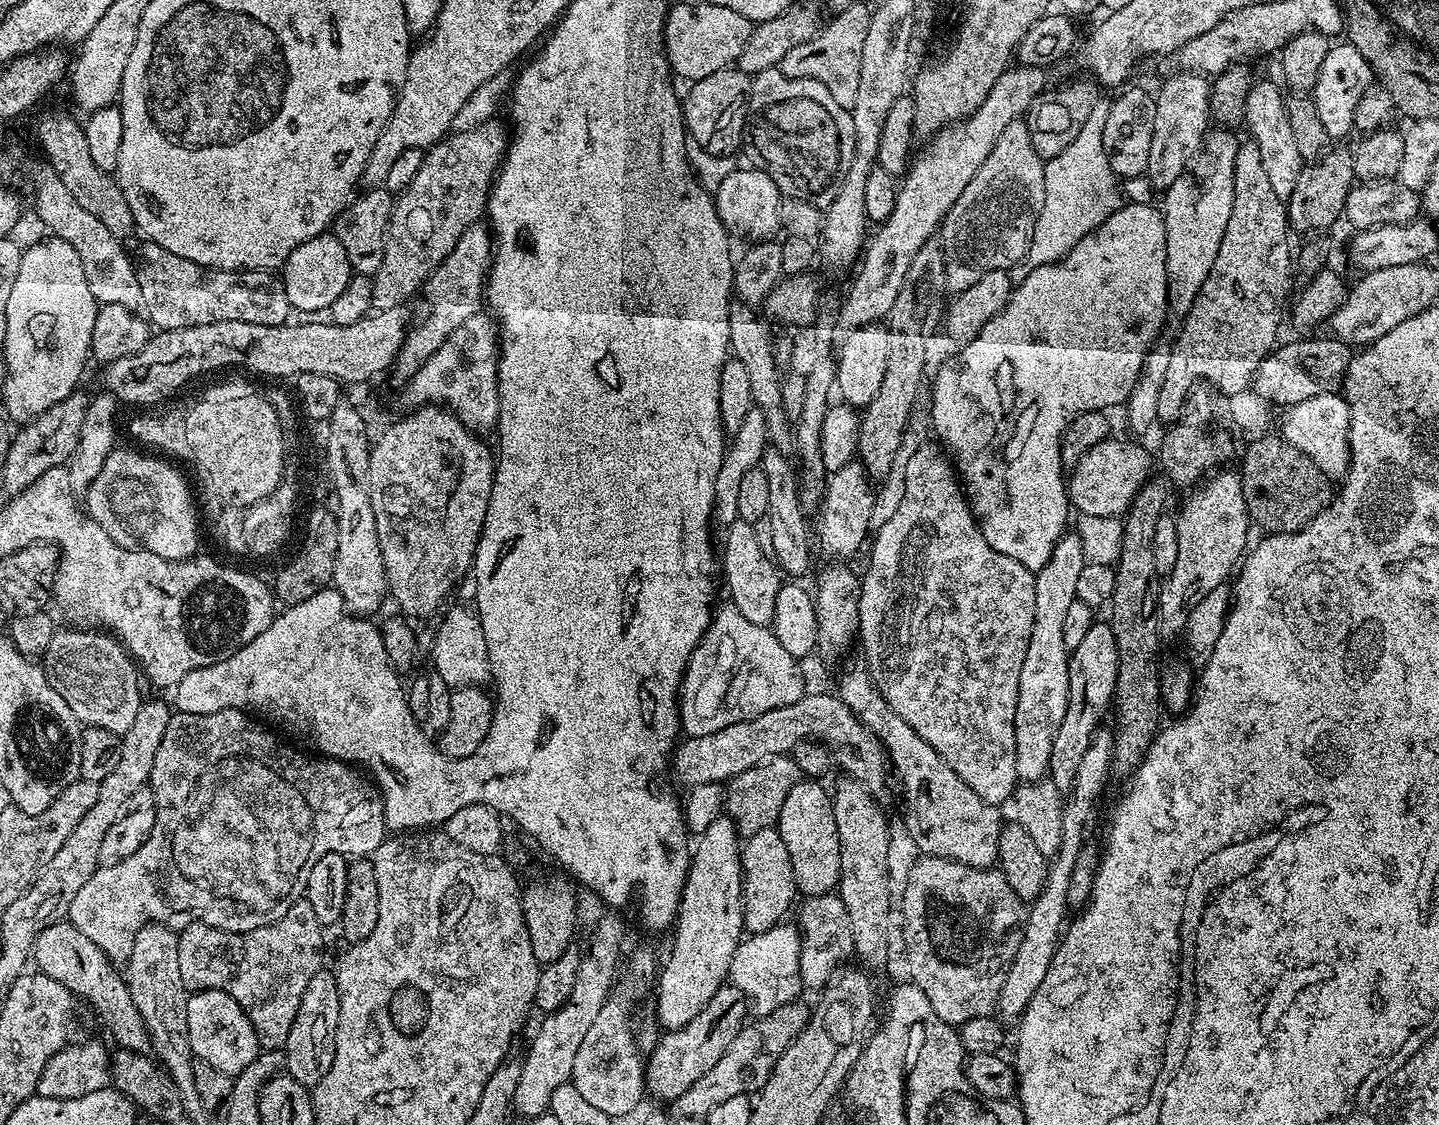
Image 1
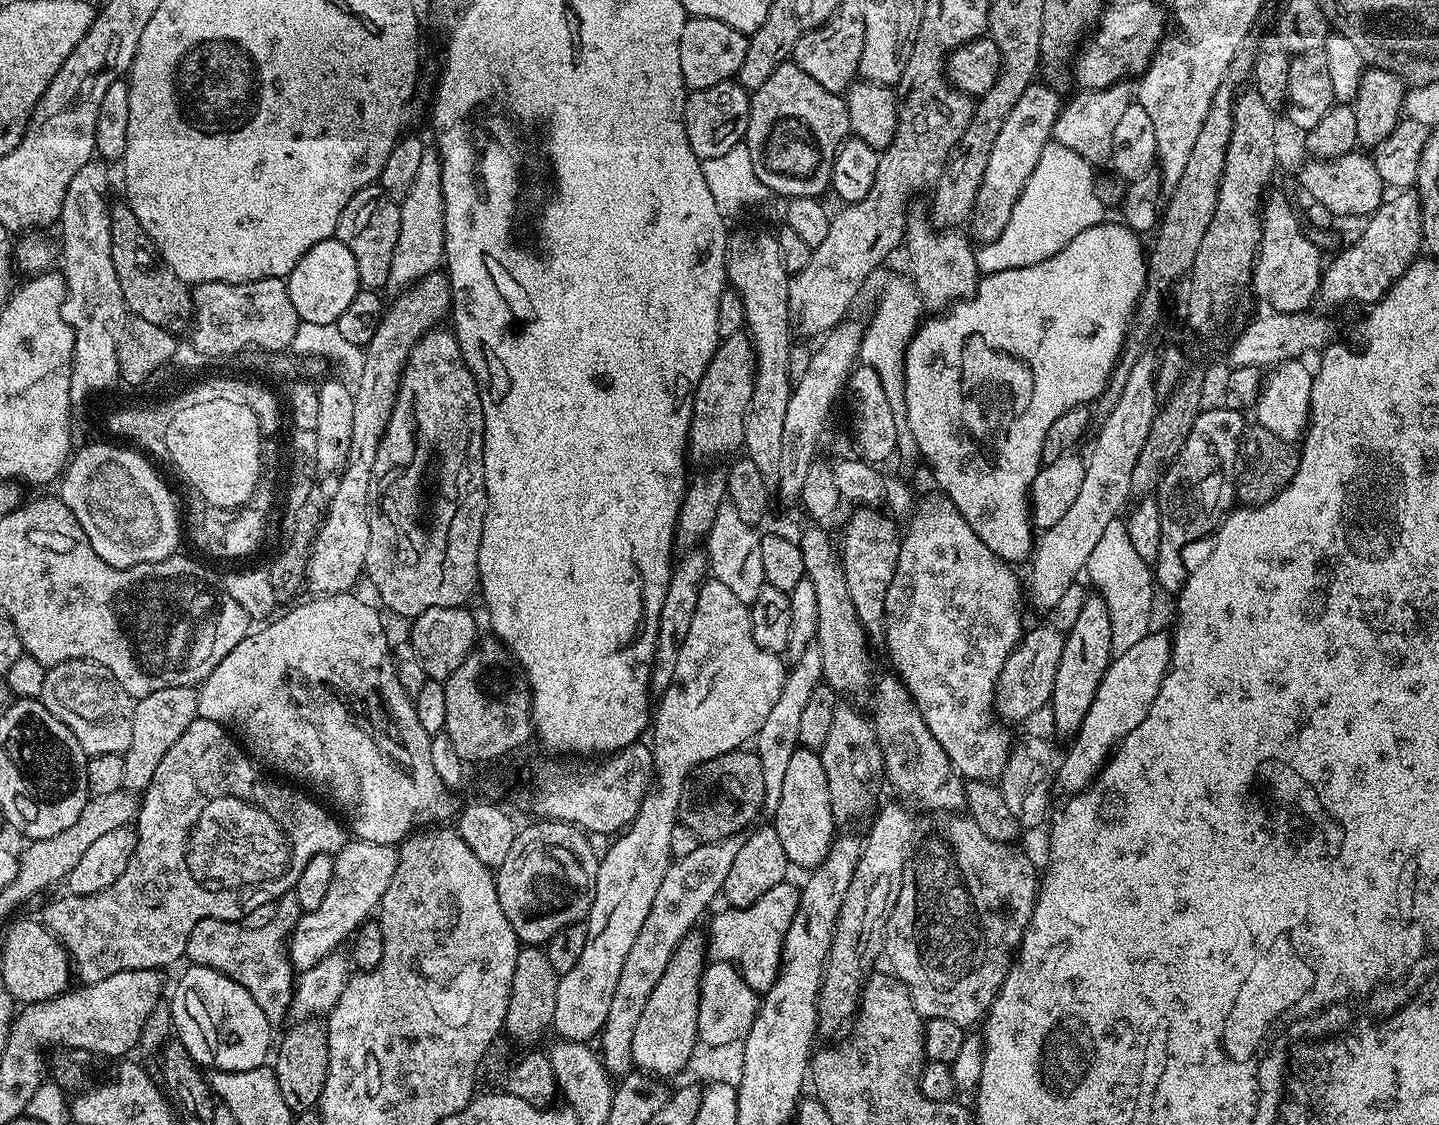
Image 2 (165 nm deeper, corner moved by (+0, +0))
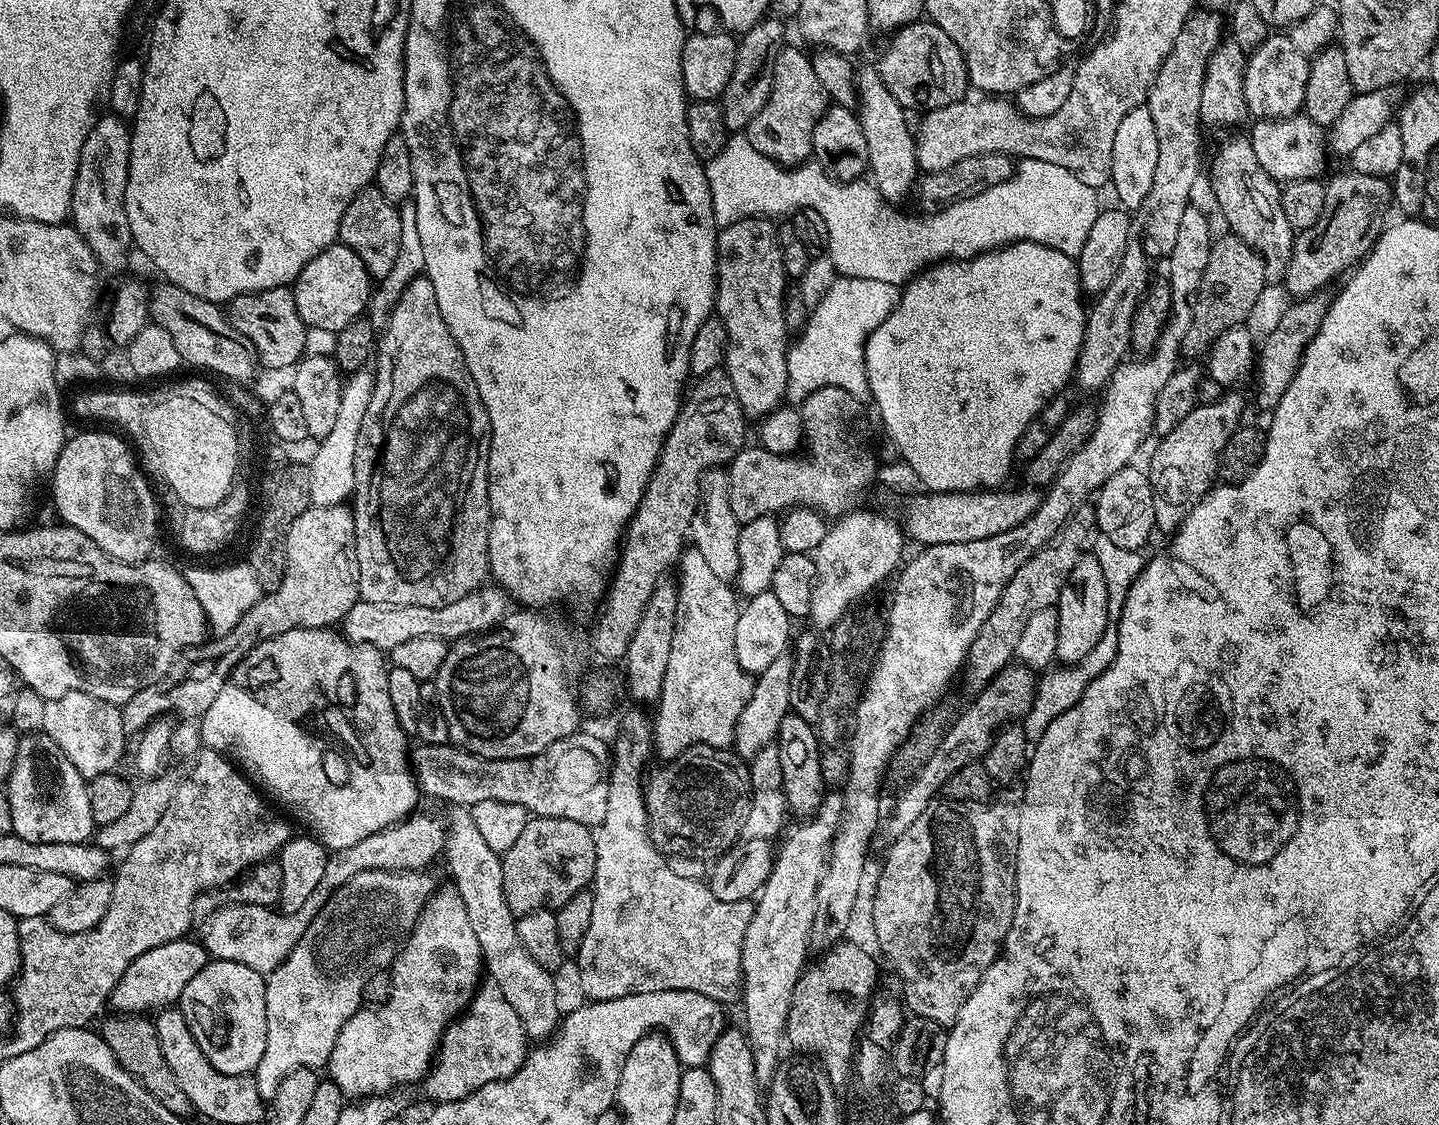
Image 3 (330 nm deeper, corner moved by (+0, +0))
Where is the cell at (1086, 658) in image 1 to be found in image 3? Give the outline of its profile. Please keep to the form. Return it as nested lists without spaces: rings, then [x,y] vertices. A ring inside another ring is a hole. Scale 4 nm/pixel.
[[[1085,554],[1074,562],[1074,570],[1070,570],[1070,578],[1062,586],[1060,597],[1055,602],[1058,618],[1058,642],[1055,659],[1061,665],[1071,666],[1077,664],[1098,642],[1104,637],[1104,632],[1110,627],[1110,617],[1108,614],[1108,587],[1106,578],[1102,578],[1102,566],[1098,566],[1098,558],[1094,554]]]

